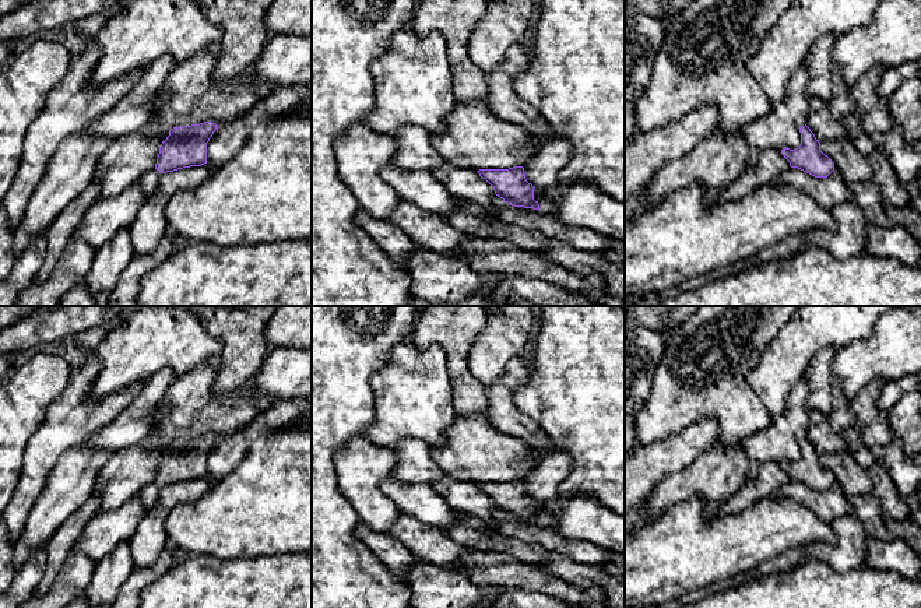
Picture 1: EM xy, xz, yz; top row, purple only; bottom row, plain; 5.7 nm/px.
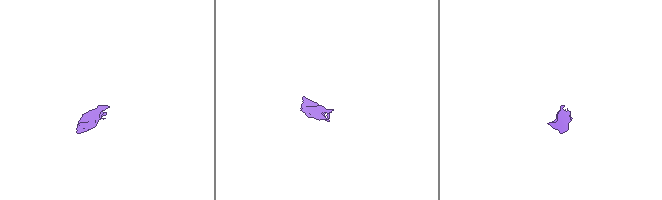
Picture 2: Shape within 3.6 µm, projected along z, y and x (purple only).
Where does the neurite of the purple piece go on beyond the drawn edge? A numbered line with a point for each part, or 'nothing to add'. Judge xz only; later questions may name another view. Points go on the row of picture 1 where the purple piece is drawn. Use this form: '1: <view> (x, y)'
1: xz (545, 206)

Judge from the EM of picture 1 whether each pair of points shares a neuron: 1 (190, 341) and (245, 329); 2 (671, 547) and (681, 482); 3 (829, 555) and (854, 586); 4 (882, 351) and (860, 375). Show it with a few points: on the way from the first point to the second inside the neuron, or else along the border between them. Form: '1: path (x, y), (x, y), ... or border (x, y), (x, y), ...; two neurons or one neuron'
1: border (197, 320), (221, 343), (220, 361); two neurons
2: border (710, 508), (691, 495), (651, 522); two neurons
3: border (815, 558), (840, 572), (849, 572), (863, 565); two neurons
4: path (876, 357), (864, 369); one neuron

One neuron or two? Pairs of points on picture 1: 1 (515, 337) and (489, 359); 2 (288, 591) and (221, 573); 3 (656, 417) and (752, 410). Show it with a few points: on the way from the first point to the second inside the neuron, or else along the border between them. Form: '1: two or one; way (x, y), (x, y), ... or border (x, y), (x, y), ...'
1: one; way (509, 340), (495, 354)
2: one; way (271, 591), (238, 590)
3: one; way (679, 407), (728, 407)

